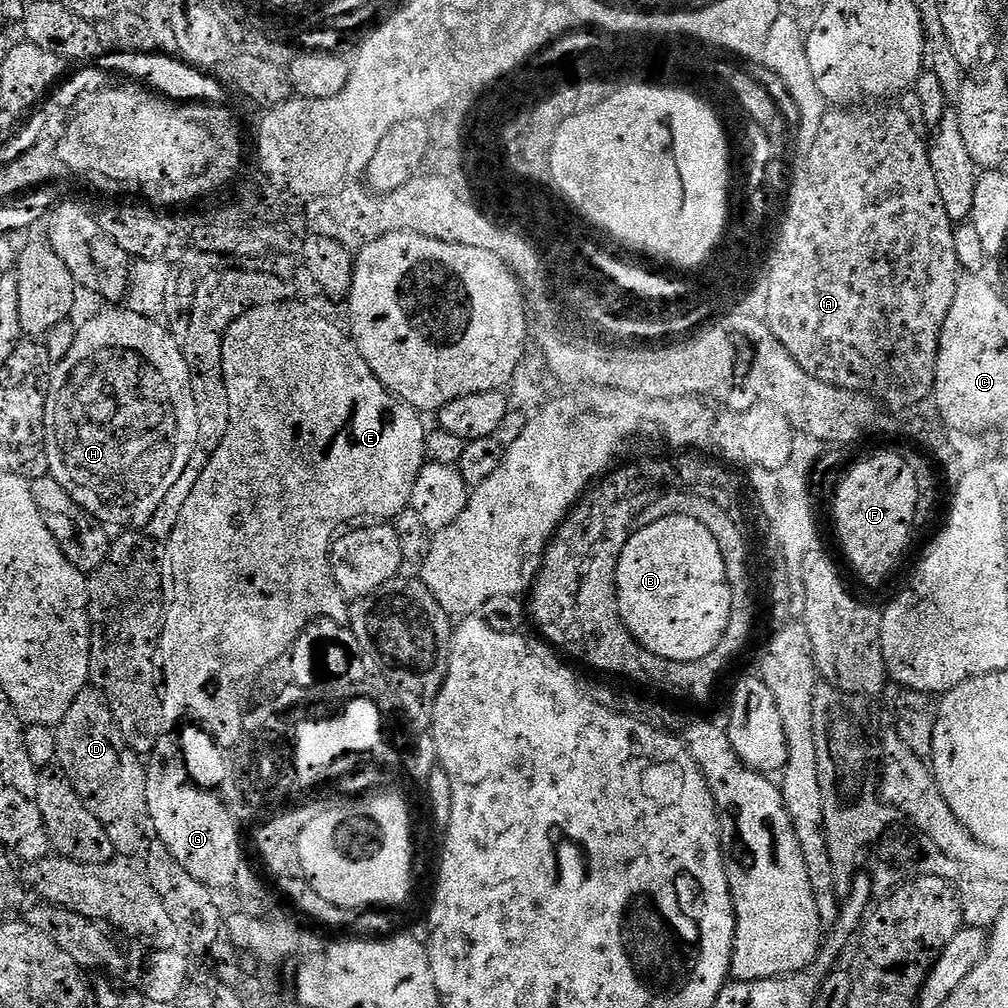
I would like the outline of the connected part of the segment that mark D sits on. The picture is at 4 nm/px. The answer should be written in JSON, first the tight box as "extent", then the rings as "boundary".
{"extent":[55,686,150,858],"boundary":[[[91,686],[84,688],[74,698],[74,706],[66,710],[66,718],[55,725],[56,733],[56,764],[68,775],[78,798],[102,822],[106,830],[106,838],[114,842],[114,850],[124,858],[132,858],[136,851],[145,845],[150,836],[150,821],[148,818],[148,807],[146,806],[146,767],[145,761],[126,746],[122,738],[122,730],[118,730],[118,722],[110,710],[110,706],[104,700],[104,696],[98,689]]]}

